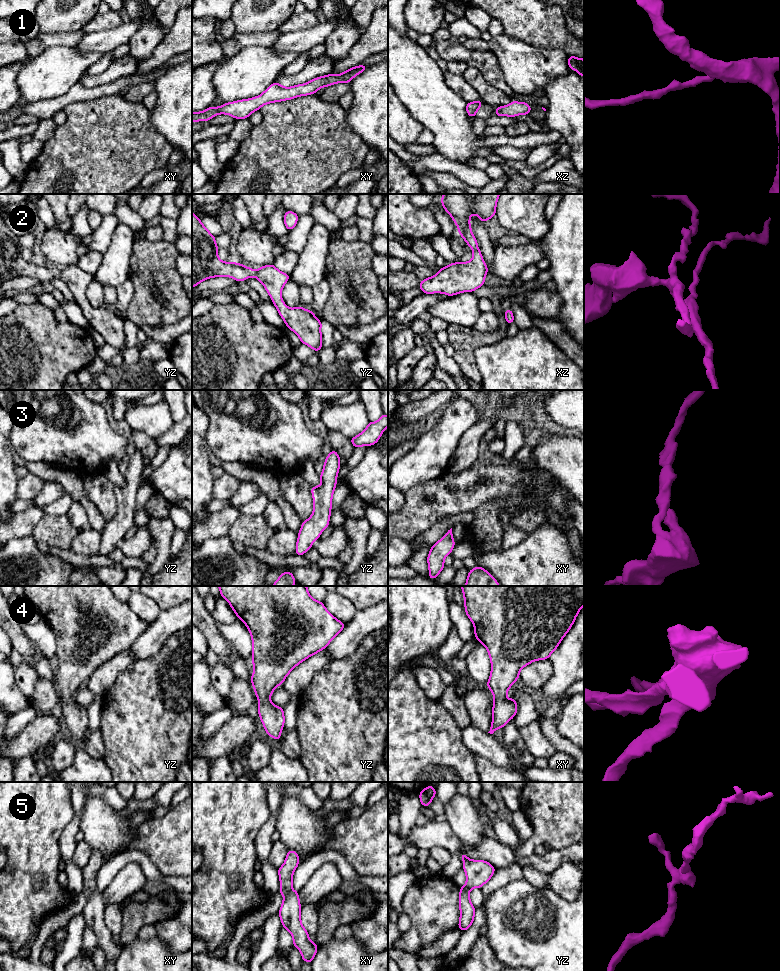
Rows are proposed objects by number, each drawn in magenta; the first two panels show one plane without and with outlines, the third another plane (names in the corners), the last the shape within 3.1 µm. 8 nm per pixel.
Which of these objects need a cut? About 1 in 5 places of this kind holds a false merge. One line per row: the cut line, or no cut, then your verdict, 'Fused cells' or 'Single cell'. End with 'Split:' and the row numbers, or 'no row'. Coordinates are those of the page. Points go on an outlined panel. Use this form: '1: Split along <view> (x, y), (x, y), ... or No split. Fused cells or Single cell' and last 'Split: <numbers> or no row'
1: No split. Single cell
2: No split. Single cell
3: No split. Single cell
4: No split. Single cell
5: No split. Single cell
Split: no row

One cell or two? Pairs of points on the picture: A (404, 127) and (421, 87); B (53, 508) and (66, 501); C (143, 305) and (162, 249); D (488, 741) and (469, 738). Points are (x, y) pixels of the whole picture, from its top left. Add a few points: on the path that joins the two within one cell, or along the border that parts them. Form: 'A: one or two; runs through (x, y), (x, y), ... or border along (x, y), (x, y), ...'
A: two; border along (398, 98), (407, 111), (424, 126)
B: one; runs through (56, 508), (63, 503)
C: one; runs through (143, 290), (143, 265), (147, 261)
D: one; runs through (483, 741), (476, 741), (474, 739)

